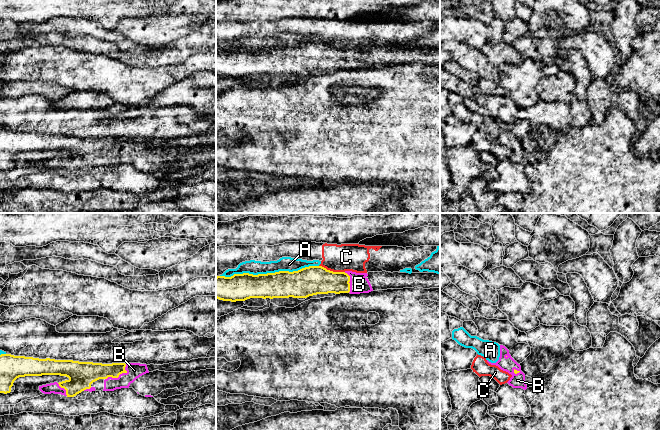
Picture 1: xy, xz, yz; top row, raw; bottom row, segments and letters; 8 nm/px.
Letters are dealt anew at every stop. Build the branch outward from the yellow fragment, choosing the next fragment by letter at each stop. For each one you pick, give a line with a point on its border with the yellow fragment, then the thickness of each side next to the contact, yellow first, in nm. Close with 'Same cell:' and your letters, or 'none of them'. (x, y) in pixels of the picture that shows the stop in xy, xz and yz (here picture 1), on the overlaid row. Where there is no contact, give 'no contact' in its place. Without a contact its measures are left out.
B: meets yellow in xy at (119, 374); 180 nm thick on the yellow side, 130 nm on the other
Same cell: B

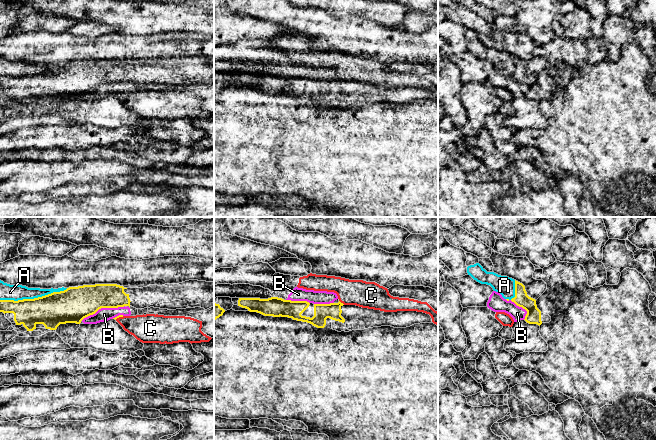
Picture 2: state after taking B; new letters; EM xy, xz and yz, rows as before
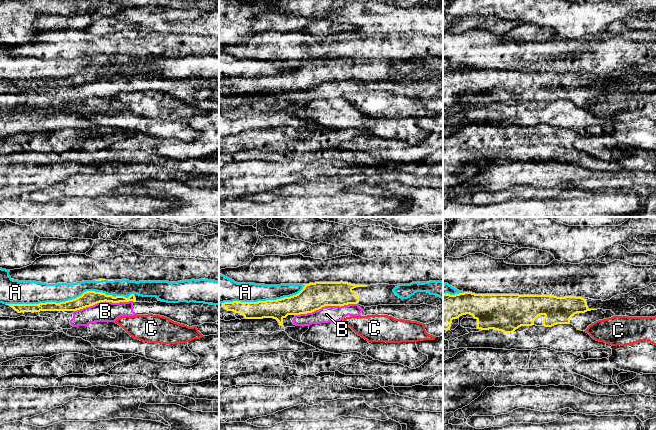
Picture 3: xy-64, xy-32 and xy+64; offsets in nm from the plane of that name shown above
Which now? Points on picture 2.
Same cell: none of them

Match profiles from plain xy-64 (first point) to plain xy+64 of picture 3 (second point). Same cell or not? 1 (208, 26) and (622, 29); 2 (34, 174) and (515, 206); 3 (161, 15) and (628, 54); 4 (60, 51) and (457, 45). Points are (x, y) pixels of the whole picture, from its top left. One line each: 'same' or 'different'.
1: different
2: different
3: different
4: same

